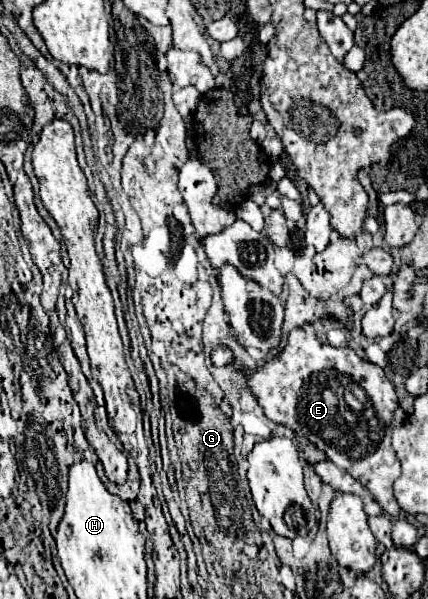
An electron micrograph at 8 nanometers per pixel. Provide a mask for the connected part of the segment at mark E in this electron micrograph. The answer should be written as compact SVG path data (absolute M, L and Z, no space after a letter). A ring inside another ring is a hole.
M307 324L303 328L293 328L287 336L285 348L265 360L265 364L257 366L255 372L247 374L247 388L255 394L269 420L283 424L297 434L303 434L309 442L323 450L331 462L359 480L385 512L391 516L399 514L399 504L393 496L393 482L397 474L401 474L401 466L391 446L391 422L397 408L397 394L383 368L359 358L347 346L335 348L331 344L319 342L313 328Z

